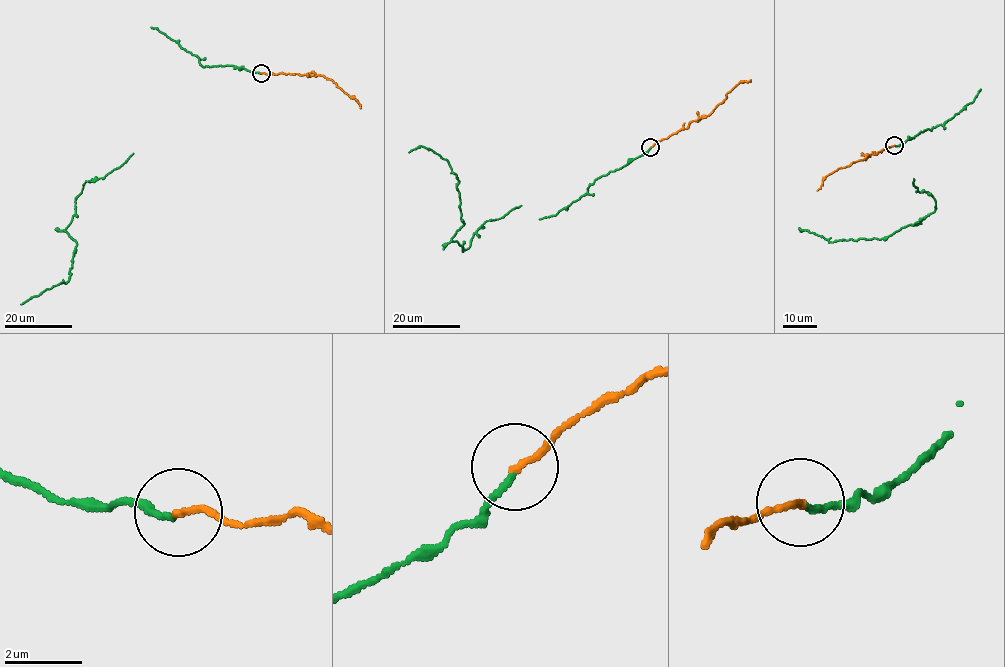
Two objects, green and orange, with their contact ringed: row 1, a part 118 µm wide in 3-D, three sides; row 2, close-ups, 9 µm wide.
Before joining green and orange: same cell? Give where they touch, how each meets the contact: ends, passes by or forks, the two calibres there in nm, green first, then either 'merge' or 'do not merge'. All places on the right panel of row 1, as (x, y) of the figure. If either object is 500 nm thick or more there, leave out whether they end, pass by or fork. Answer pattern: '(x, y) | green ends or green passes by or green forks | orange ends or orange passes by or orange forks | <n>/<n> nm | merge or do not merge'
(894, 145) | green ends | orange ends | 140/150 nm | merge

